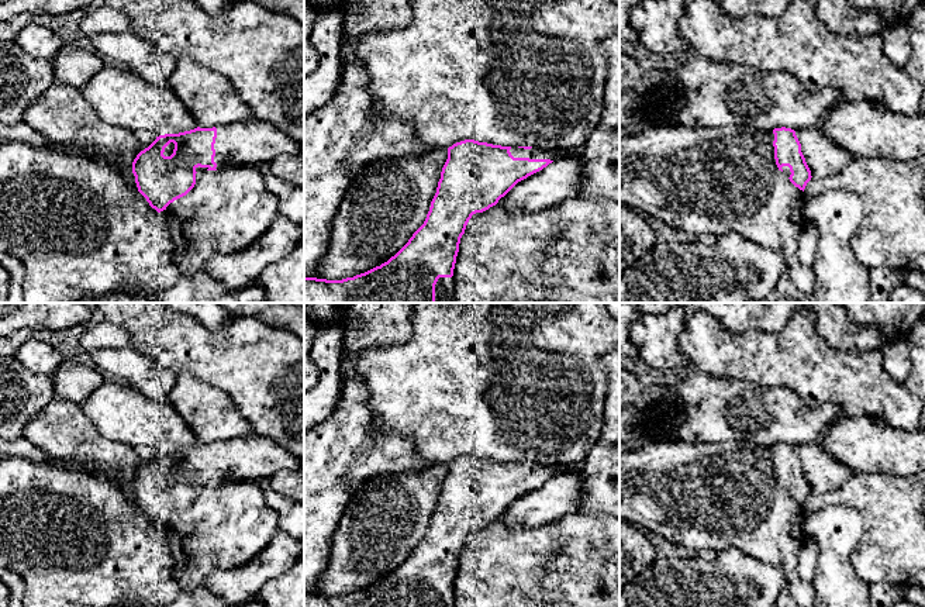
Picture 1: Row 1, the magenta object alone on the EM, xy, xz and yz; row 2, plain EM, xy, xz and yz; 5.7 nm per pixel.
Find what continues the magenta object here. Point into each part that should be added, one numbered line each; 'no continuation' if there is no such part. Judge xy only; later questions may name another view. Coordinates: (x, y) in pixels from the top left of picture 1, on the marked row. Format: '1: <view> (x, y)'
1: xy (254, 141)

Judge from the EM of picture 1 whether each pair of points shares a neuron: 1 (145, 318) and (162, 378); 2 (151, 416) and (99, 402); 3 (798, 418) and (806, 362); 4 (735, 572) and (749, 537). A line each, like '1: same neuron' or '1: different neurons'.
1: different neurons
2: same neuron
3: different neurons
4: different neurons

